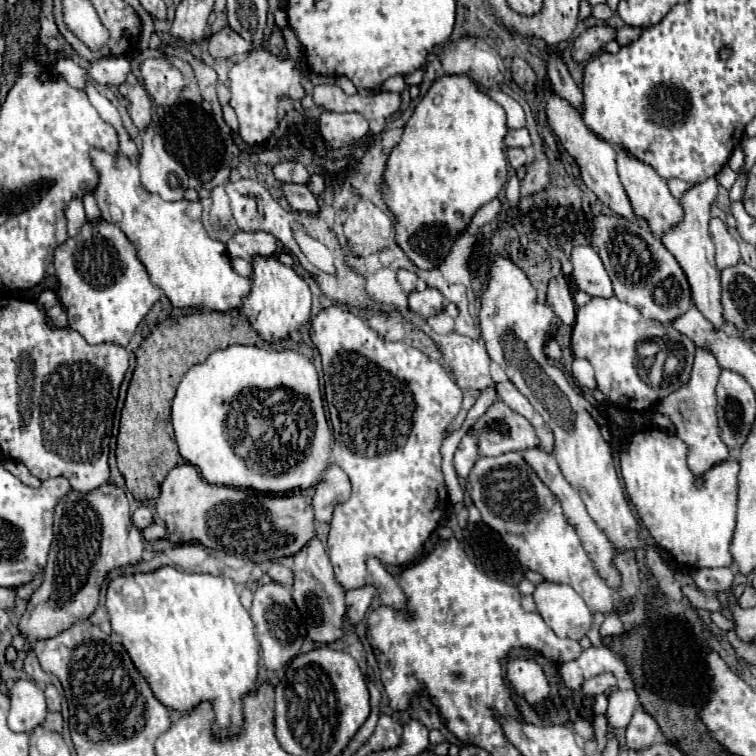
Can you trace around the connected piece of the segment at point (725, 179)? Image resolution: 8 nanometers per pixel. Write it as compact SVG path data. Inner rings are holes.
M724 165L722 171L716 175L716 181L718 181L724 189L730 189L730 187L734 185L734 181L736 181L736 173L734 173L728 165Z

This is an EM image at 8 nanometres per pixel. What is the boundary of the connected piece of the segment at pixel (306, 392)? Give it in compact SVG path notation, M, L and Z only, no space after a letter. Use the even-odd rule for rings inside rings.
M232 345L214 351L204 363L190 367L182 377L174 395L172 425L180 455L198 467L208 483L252 487L270 493L314 487L328 463L332 445L332 433L322 409L316 367L306 355L294 349Z

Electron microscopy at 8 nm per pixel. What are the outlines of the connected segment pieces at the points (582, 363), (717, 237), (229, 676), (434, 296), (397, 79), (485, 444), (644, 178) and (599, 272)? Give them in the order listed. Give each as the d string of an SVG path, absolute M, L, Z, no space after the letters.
M574 359L572 363L572 375L578 381L580 387L588 387L588 389L596 389L596 381L594 381L594 369L586 359Z
M718 217L710 219L710 237L716 247L716 267L726 269L740 261L740 251L736 239L728 233L726 223Z
M164 565L156 571L150 571L150 573L118 575L108 583L106 611L110 615L112 631L122 637L122 645L128 651L128 655L132 657L132 663L136 665L140 675L148 681L148 685L152 687L152 691L154 691L156 699L160 699L160 703L164 703L168 709L174 709L174 711L188 711L194 705L198 705L200 701L210 701L214 705L214 711L216 711L216 731L218 733L240 731L240 727L242 727L242 697L254 689L254 683L258 677L258 653L260 653L260 649L258 649L258 641L254 637L254 623L252 623L248 611L242 607L236 585L232 579L222 577L222 575L214 577L214 575L200 575L200 573L184 573L184 571L178 571L176 567L168 567L168 565Z
M424 287L424 289L416 289L408 295L408 305L414 313L422 315L422 317L430 317L430 315L438 315L442 311L444 297L440 295L438 289L434 287Z
M394 75L394 77L386 79L386 81L380 85L380 91L394 91L394 93L400 93L404 87L406 87L404 77L402 77L402 75Z
M496 401L486 411L486 415L476 421L474 431L478 435L480 457L502 455L526 447L540 447L540 439L536 439L534 427L502 401Z
M618 149L616 153L618 153L618 159L616 159L616 163L618 163L618 175L620 175L620 181L622 181L624 189L626 189L626 195L630 197L630 203L632 203L636 219L646 221L648 227L650 227L650 231L656 237L662 237L666 231L670 231L672 227L676 227L676 223L680 223L680 219L684 219L684 209L680 207L680 201L672 197L672 193L668 191L666 181L662 177L658 177L658 173L650 165L642 163L642 161L638 161L634 157L630 157L622 149Z
M580 245L572 249L570 257L574 271L572 281L578 289L586 291L590 297L612 297L612 283L610 277L598 257L598 253L590 245Z

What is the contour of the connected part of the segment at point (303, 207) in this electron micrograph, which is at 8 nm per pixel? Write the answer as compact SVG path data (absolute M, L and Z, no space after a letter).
M286 183L286 185L282 185L282 191L294 211L308 213L308 215L320 215L320 205L306 185Z

